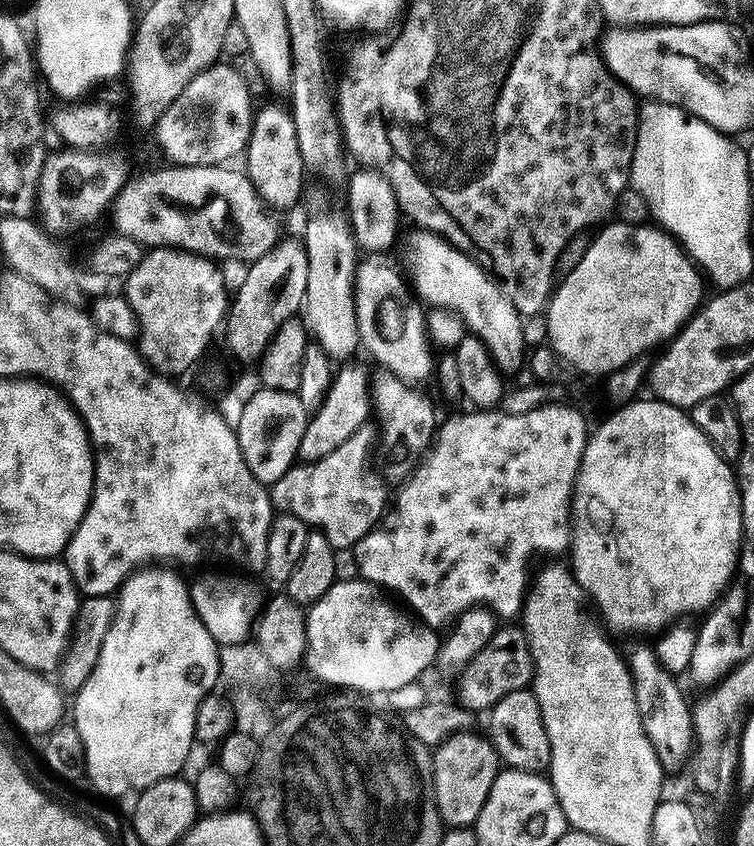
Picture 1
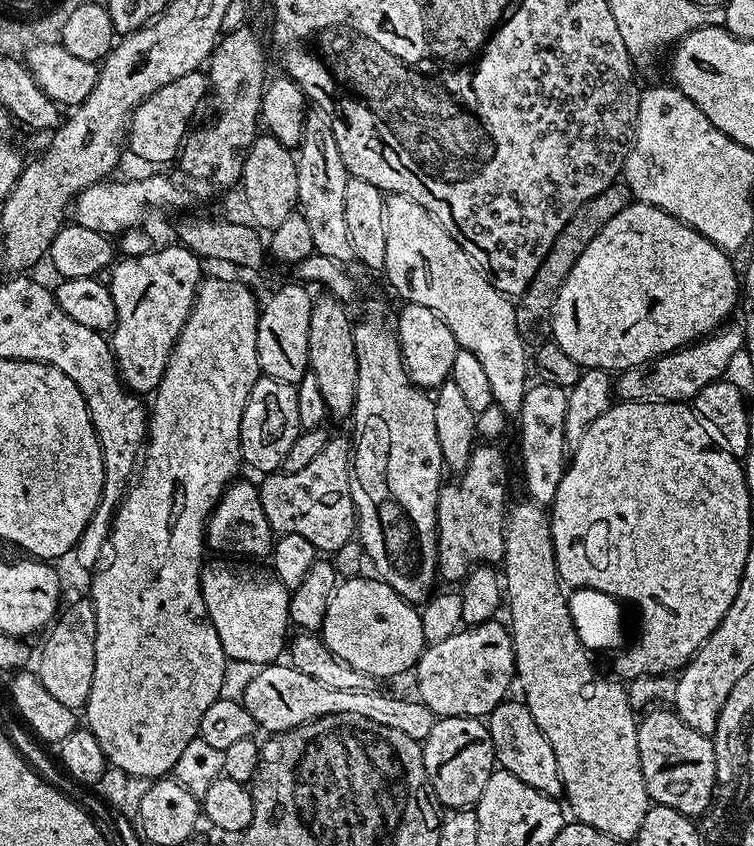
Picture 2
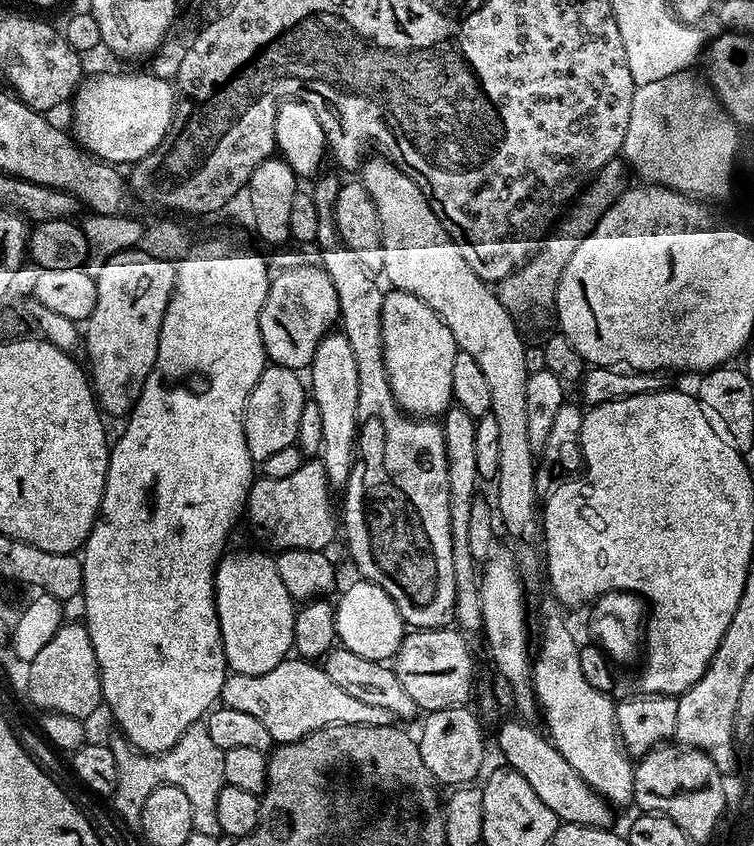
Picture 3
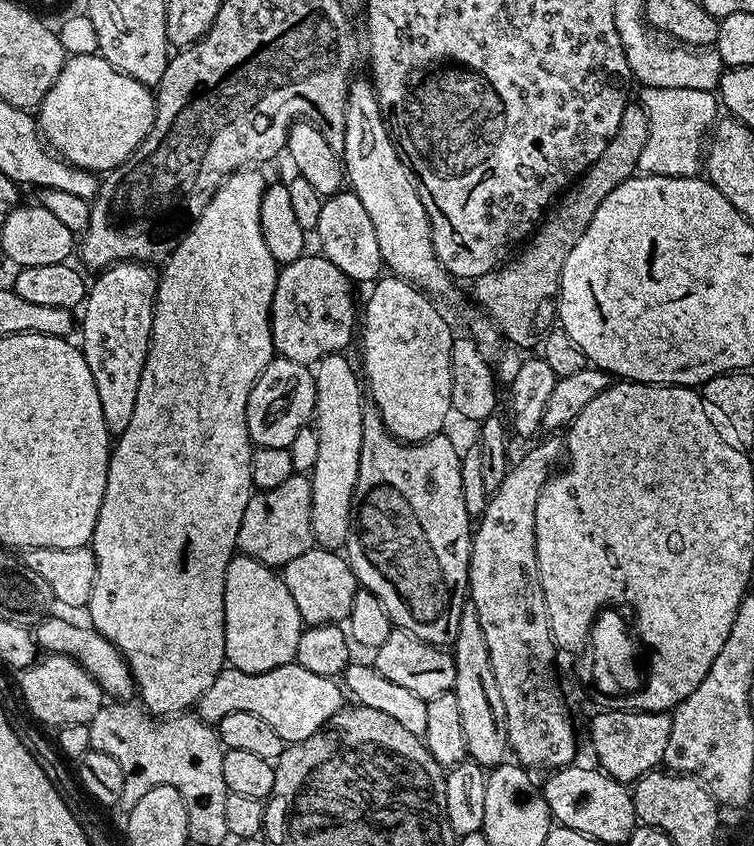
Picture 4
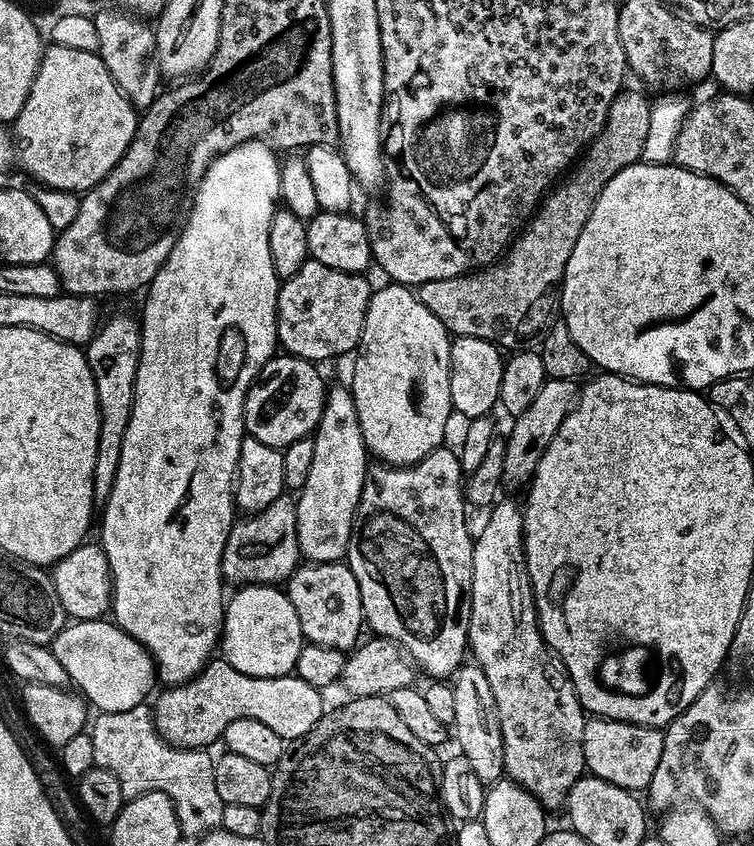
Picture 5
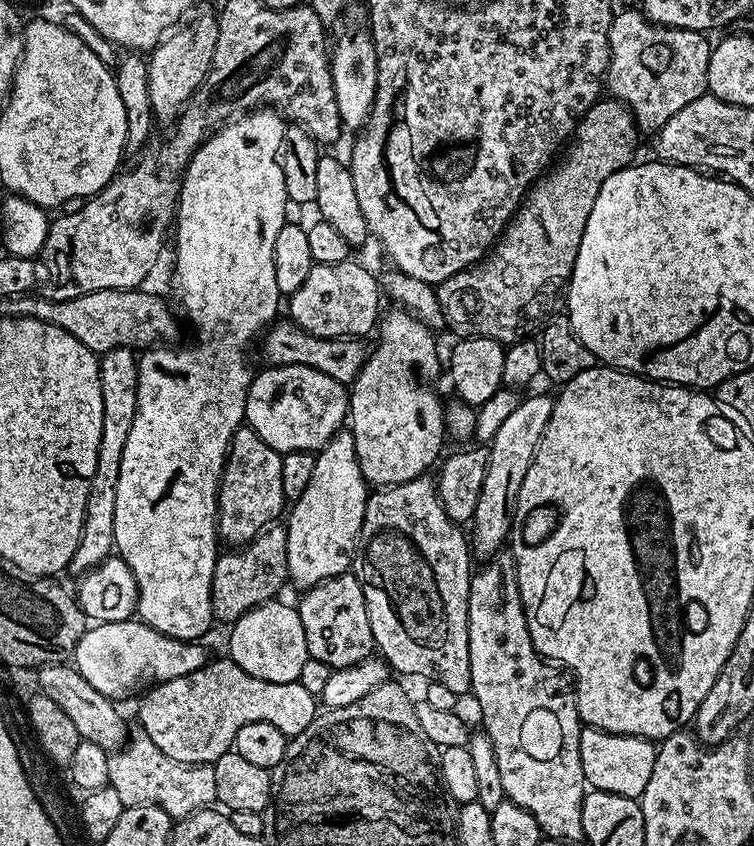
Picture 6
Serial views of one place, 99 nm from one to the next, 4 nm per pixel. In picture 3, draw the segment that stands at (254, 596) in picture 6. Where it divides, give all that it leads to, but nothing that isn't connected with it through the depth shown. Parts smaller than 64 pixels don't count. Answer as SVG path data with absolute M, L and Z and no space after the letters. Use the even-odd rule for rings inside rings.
M308 458L286 478L261 475L253 479L246 505L246 520L248 516L253 534L262 543L269 544L264 545L269 549L297 548L323 552L331 549L332 539L338 536L338 516L332 513L331 494L323 464L319 459Z

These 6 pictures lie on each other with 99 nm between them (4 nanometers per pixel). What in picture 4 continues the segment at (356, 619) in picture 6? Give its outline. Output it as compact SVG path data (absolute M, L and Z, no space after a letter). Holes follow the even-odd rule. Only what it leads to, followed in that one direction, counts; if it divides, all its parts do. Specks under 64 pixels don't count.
M313 546L306 550L306 554L298 554L294 562L284 565L282 575L286 590L290 590L290 598L294 598L294 606L298 606L298 614L305 625L347 621L358 585L356 575L339 551Z

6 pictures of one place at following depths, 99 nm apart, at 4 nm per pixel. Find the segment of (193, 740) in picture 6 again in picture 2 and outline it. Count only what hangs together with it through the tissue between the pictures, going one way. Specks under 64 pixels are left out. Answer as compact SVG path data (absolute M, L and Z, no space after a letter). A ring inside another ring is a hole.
M273 662L257 672L260 673L250 677L244 688L242 703L254 722L261 729L265 728L265 733L268 734L285 732L323 716L361 716L370 722L378 722L378 726L390 726L401 734L422 742L438 719L419 698L403 700L400 696L387 696L384 692L376 692L377 690L334 690L310 678L310 674L302 674L302 670L293 668L288 662Z

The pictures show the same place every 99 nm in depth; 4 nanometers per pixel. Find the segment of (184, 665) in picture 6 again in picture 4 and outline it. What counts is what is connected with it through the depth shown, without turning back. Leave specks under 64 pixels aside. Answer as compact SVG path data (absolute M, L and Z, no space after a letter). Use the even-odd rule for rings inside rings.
M48 616L34 630L37 645L51 655L69 656L79 662L95 681L104 694L113 701L131 701L135 695L135 680L121 653L105 636L90 626L69 624L64 618Z

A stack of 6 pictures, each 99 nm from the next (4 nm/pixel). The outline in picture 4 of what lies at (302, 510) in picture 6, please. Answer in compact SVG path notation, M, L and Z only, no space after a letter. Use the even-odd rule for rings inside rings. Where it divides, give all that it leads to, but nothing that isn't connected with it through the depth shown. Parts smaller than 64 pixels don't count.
M337 354L335 356L323 356L315 365L314 375L316 377L316 411L314 413L314 423L318 430L318 462L314 462L310 479L312 481L312 501L310 502L310 526L312 527L312 539L319 547L340 550L348 543L348 535L350 534L350 526L352 525L352 499L354 498L354 486L358 482L358 458L362 454L362 418L366 411L364 405L364 396L366 400L366 392L362 387L361 377L352 369L352 364L347 360L347 355Z

